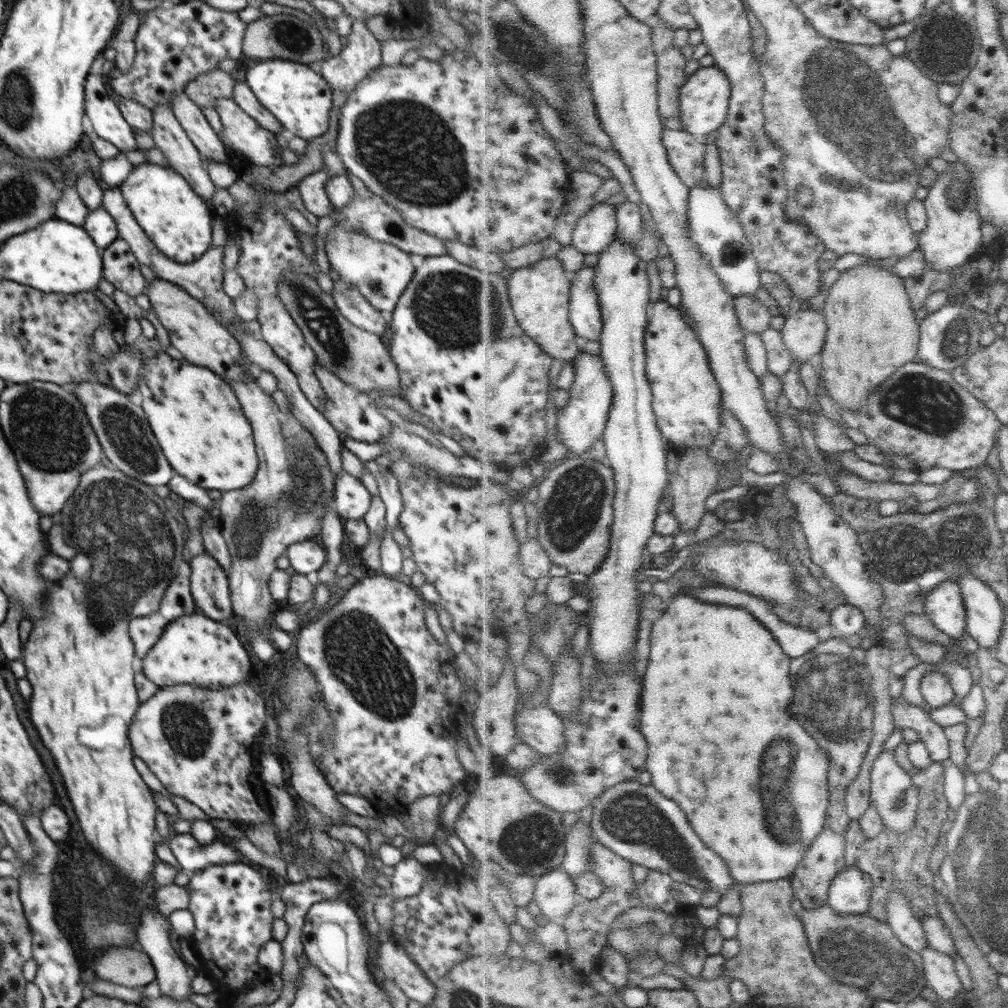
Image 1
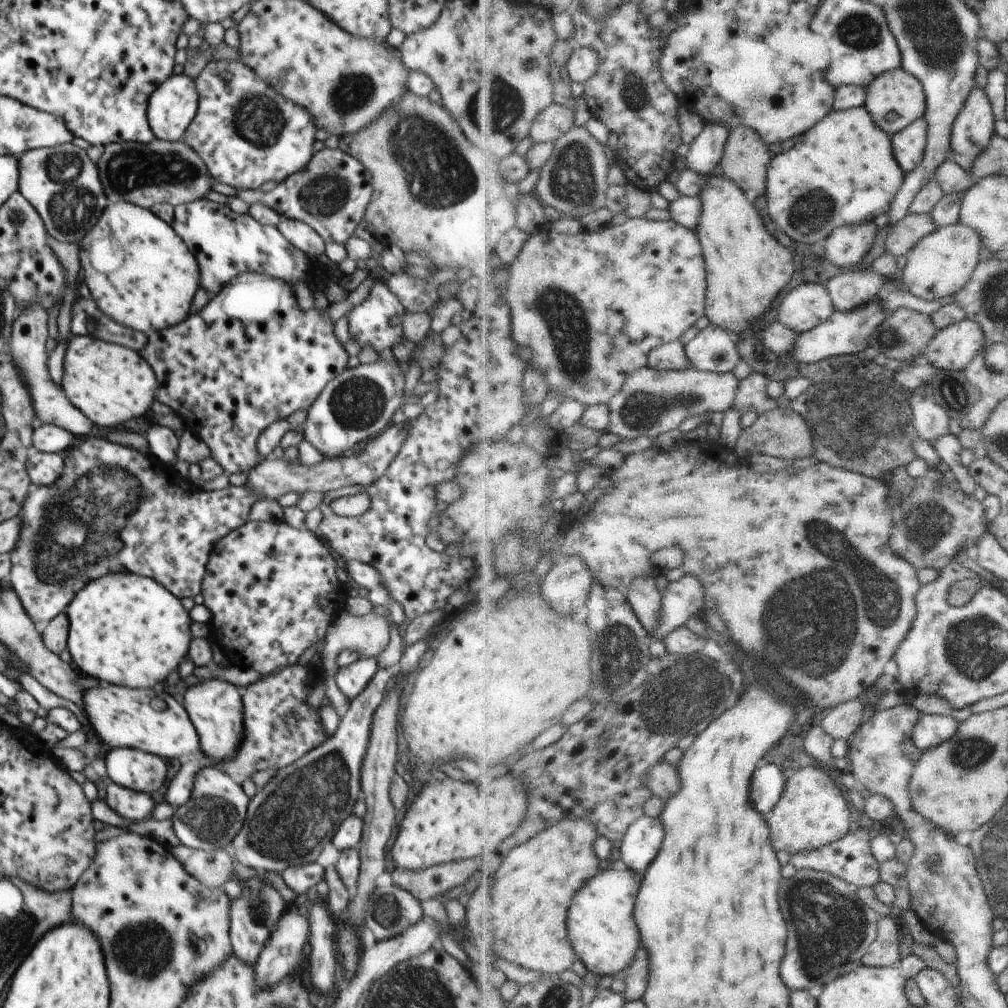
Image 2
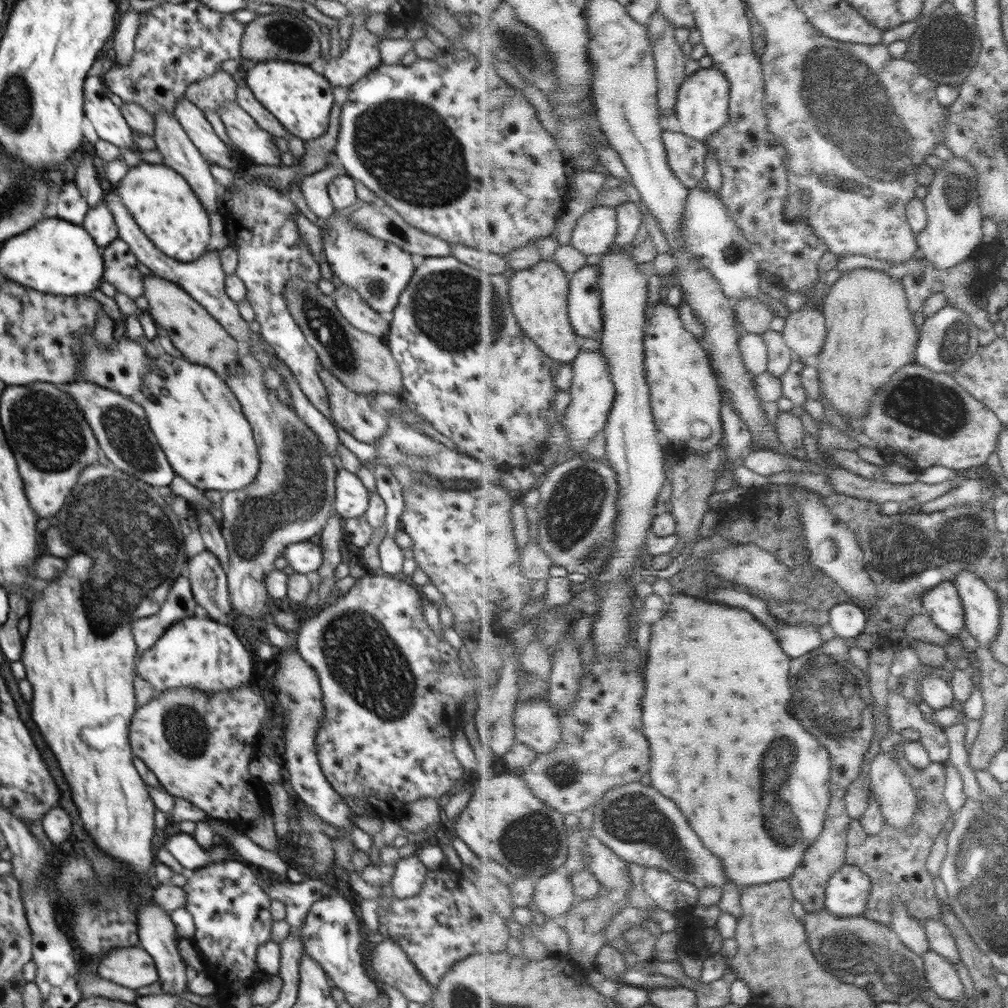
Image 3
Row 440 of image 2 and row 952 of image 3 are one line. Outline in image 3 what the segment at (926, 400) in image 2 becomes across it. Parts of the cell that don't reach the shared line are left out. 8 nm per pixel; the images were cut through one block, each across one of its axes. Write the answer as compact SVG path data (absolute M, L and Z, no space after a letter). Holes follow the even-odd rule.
M930 950L924 955L924 966L930 989L940 998L954 1001L965 996L957 970L946 957Z

